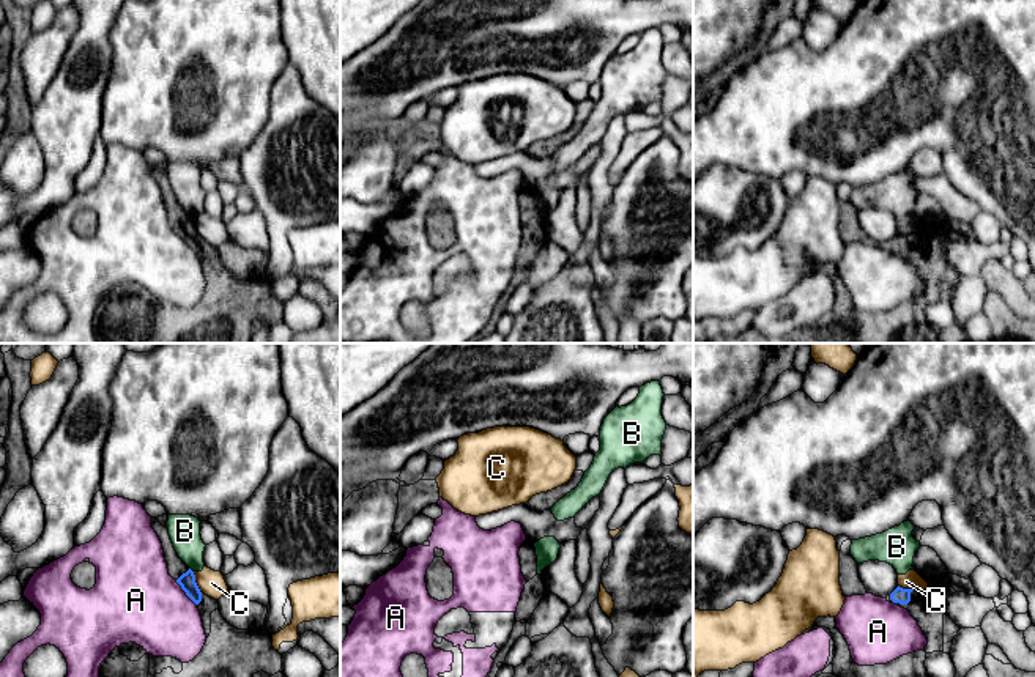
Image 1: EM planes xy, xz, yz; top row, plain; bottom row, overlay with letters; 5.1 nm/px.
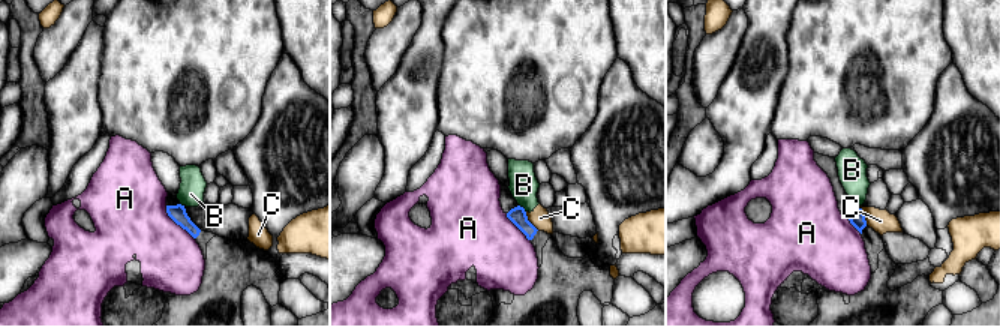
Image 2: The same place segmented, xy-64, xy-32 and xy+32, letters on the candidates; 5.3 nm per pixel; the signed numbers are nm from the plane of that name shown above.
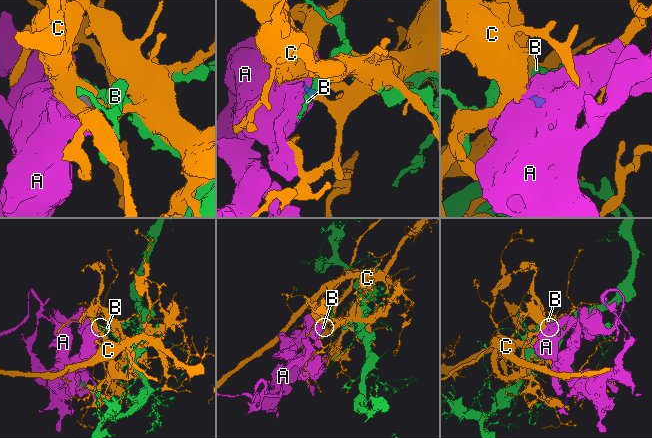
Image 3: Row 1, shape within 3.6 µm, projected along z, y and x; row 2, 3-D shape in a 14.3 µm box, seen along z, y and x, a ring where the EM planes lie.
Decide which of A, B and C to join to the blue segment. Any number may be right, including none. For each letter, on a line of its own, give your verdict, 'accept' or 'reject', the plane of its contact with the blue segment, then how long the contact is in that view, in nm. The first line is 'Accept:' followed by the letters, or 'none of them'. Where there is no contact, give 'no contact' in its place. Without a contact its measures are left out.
Accept: none of them
A: reject; contact in xy; length 170 nm
B: reject; contact in xy; length 40 nm
C: reject; contact in xy; length 120 nm

